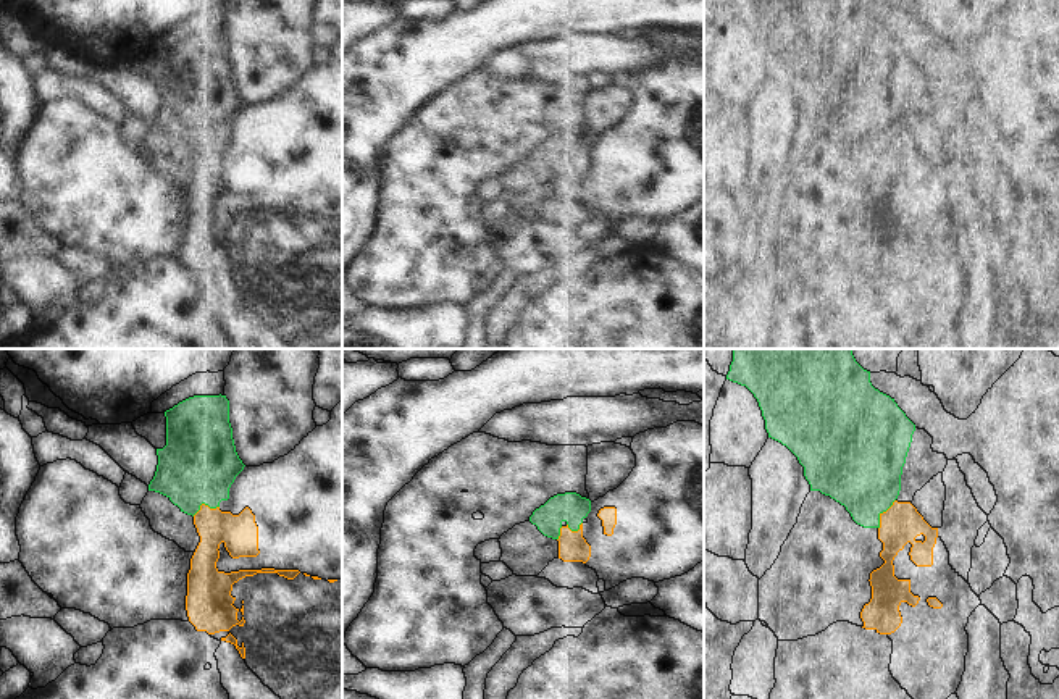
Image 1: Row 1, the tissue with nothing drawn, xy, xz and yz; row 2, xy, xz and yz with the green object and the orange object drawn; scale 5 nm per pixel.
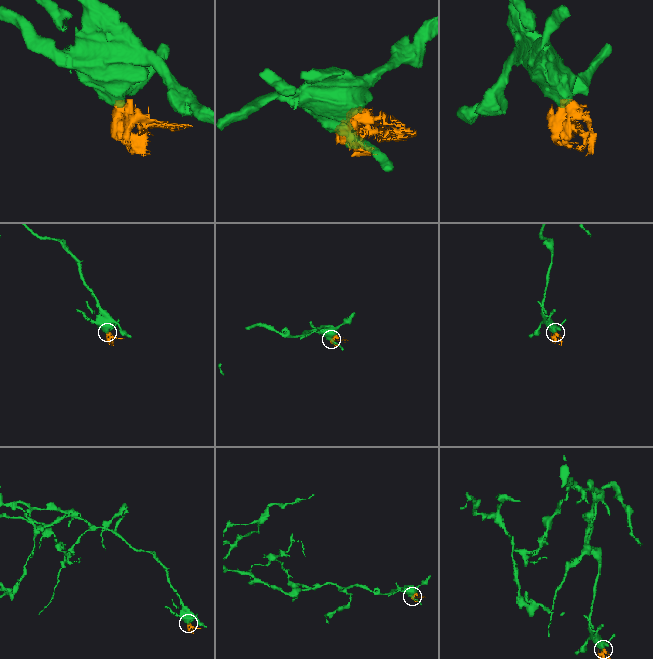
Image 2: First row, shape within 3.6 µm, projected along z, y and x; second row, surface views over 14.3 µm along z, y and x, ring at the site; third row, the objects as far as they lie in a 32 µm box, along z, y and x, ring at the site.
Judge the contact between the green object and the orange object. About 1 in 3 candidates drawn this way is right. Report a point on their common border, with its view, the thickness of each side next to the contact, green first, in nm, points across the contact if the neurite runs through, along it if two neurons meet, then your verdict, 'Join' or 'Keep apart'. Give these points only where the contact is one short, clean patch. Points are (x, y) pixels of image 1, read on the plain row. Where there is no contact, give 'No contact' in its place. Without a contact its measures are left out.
Touches green at yz (882, 150). Thickness 400 nm (green) against 200 nm. Boundary: yz (895, 138), (880, 154), (879, 167). Keep apart.

